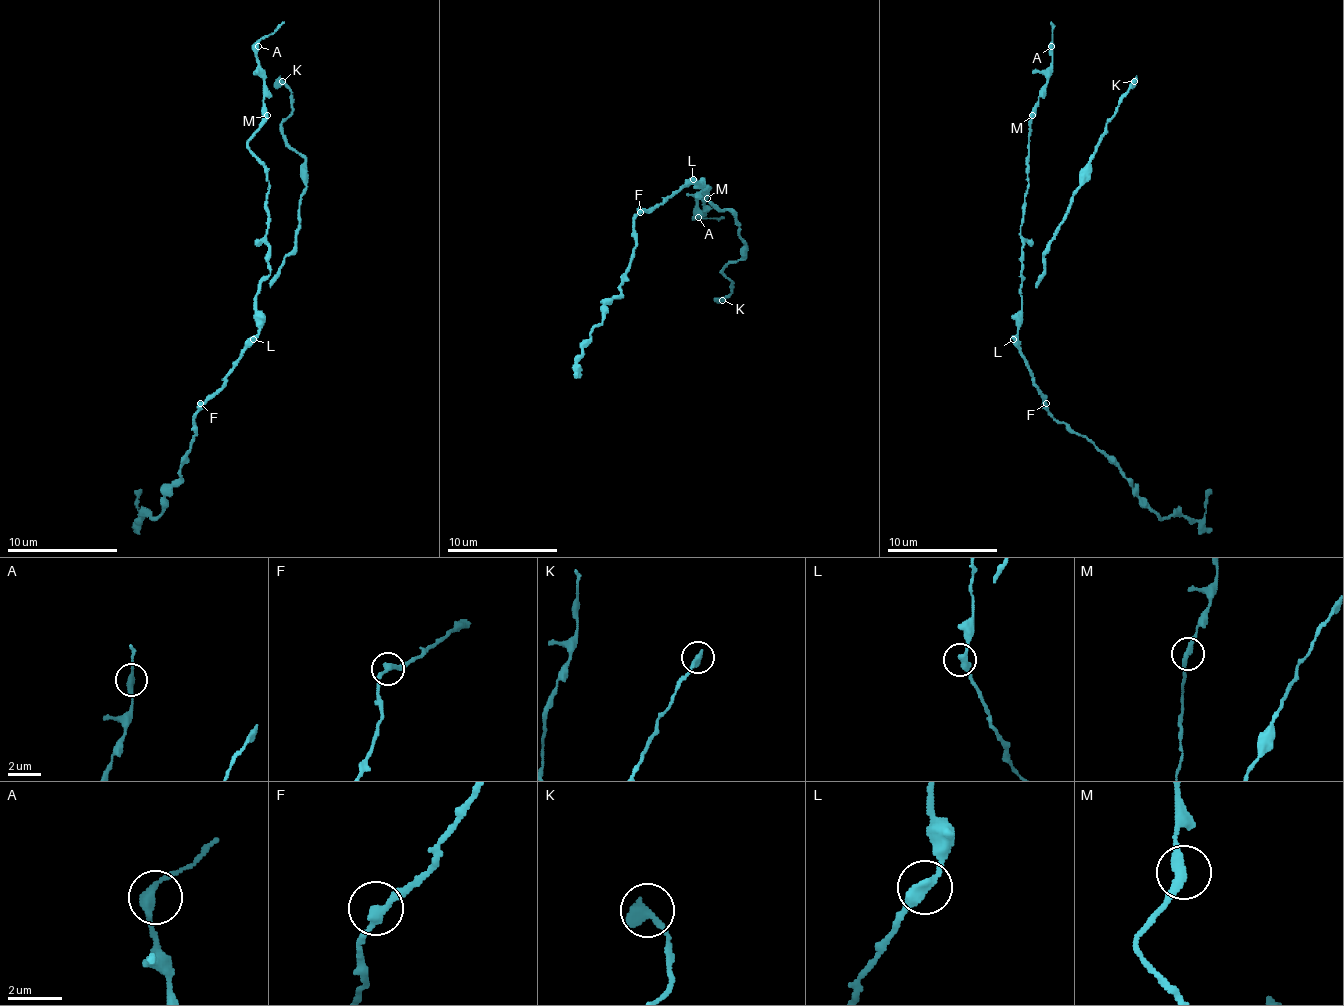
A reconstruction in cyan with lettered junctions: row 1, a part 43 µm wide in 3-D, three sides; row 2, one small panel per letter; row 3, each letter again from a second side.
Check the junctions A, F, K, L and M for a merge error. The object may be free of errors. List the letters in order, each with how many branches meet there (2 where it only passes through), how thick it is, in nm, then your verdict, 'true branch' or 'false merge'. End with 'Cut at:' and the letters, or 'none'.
A: branches 2; calibre 300 nm; true branch
F: branches 2; calibre 320 nm; true branch
K: branches 1; calibre 480 nm; false merge
L: branches 2; calibre 360 nm; true branch
M: branches 2; calibre 320 nm; true branch
Cut at: K

